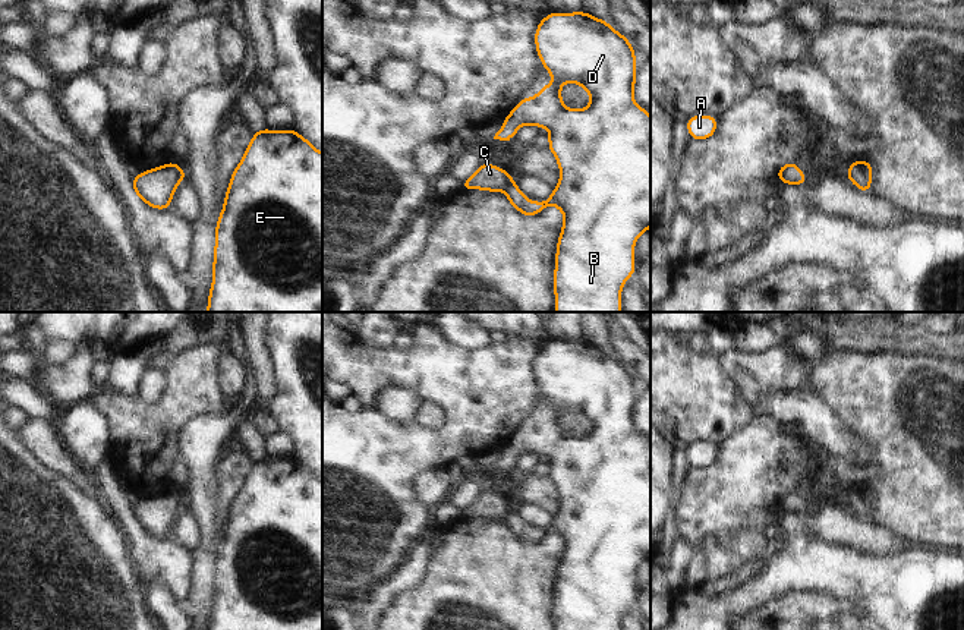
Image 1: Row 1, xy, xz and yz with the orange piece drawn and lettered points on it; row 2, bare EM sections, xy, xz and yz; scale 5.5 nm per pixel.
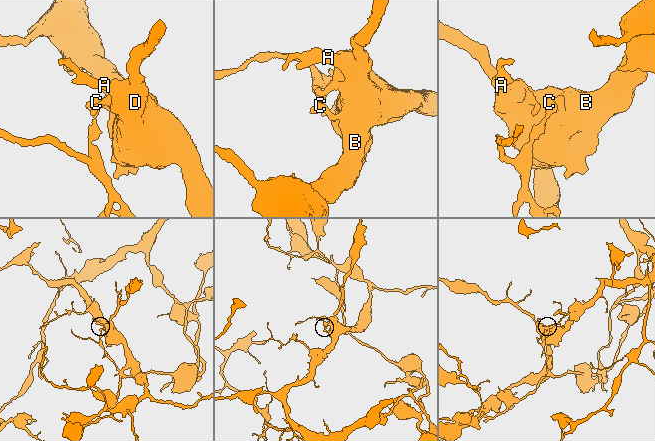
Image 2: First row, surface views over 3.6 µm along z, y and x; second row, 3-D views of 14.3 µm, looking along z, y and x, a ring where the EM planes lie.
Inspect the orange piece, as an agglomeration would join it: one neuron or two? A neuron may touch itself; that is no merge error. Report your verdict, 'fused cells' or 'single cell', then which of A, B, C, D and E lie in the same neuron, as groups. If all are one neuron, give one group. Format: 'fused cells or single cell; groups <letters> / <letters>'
fused cells; groups A B D E / C

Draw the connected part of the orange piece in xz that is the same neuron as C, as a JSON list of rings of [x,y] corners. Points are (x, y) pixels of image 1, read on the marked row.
[[[482,161],[481,167],[460,183],[460,188],[464,190],[504,192],[511,180],[513,177],[508,170]]]

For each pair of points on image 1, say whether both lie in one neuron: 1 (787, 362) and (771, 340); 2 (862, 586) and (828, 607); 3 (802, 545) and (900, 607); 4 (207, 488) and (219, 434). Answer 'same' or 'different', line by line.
1: different
2: different
3: same
4: same

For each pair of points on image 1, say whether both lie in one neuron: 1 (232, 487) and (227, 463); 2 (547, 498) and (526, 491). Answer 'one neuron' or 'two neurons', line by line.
1: one neuron
2: one neuron

